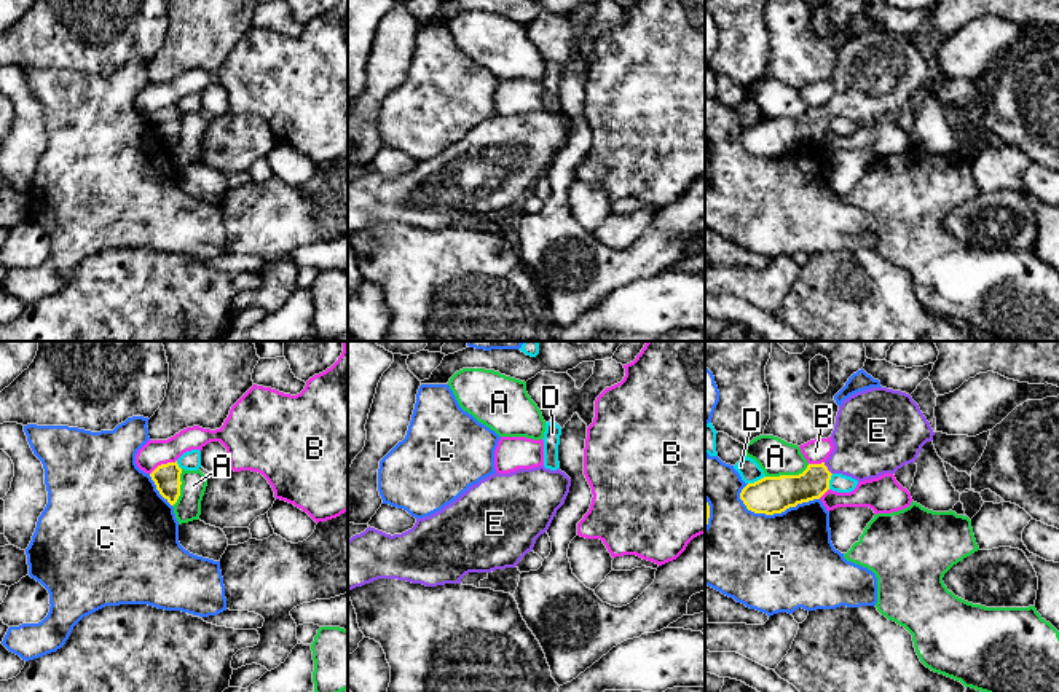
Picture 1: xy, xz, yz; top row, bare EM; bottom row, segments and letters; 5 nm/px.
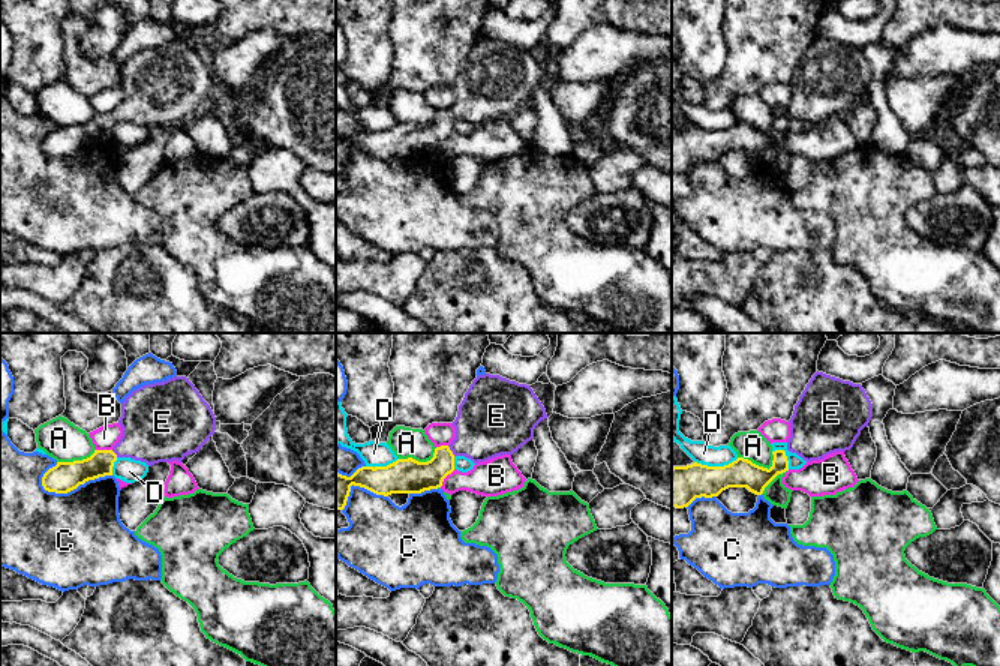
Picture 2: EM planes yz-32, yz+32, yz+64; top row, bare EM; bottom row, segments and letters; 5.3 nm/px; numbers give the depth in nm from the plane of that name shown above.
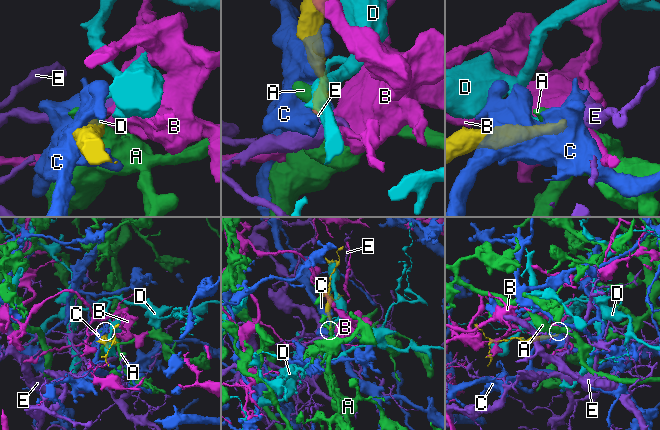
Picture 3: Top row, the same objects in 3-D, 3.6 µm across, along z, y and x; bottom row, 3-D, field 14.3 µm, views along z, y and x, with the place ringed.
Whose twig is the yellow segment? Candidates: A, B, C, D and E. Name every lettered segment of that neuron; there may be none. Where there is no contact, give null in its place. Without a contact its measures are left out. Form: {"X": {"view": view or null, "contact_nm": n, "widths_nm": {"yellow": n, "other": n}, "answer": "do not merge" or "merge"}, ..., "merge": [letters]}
{"A": {"view": "yz", "contact_nm": 240, "widths_nm": {"yellow": 190, "other": 190}, "answer": "do not merge"}, "B": {"view": "xy", "contact_nm": 150, "widths_nm": {"yellow": 140, "other": 140}, "answer": "do not merge"}, "C": {"view": "yz", "contact_nm": 400, "widths_nm": {"yellow": 190, "other": 480}, "answer": "do not merge"}, "D": {"view": "yz", "contact_nm": 100, "widths_nm": {"yellow": 190, "other": 110}, "answer": "do not merge"}, "E": {"view": "yz", "contact_nm": 80, "widths_nm": {"yellow": 170, "other": 360}, "answer": "merge"}, "merge": ["E"]}

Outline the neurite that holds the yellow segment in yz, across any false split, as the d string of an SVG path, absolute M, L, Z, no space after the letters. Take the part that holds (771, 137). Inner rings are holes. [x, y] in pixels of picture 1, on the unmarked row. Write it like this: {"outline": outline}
{"outline": "M871 30L839 49L829 100L809 107L799 118L764 120L748 126L740 142L754 156L781 156L797 147L820 142L833 116L858 124L895 116L915 105L933 72L912 40L901 33Z"}

